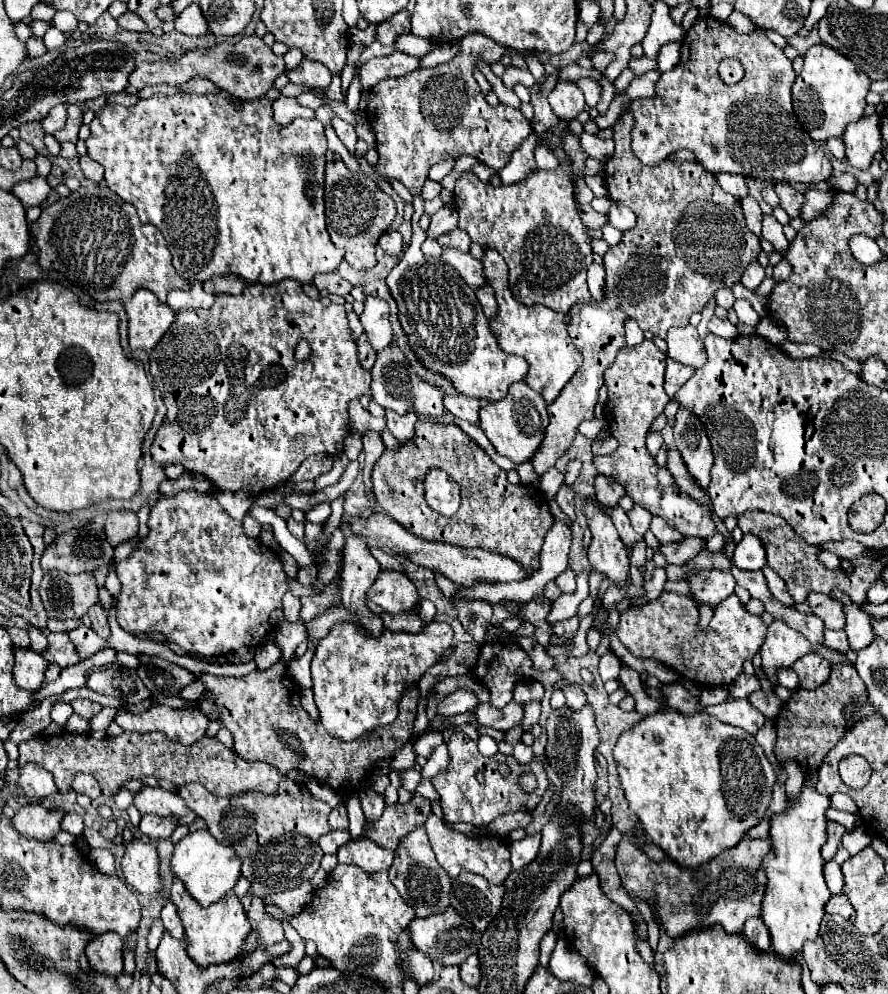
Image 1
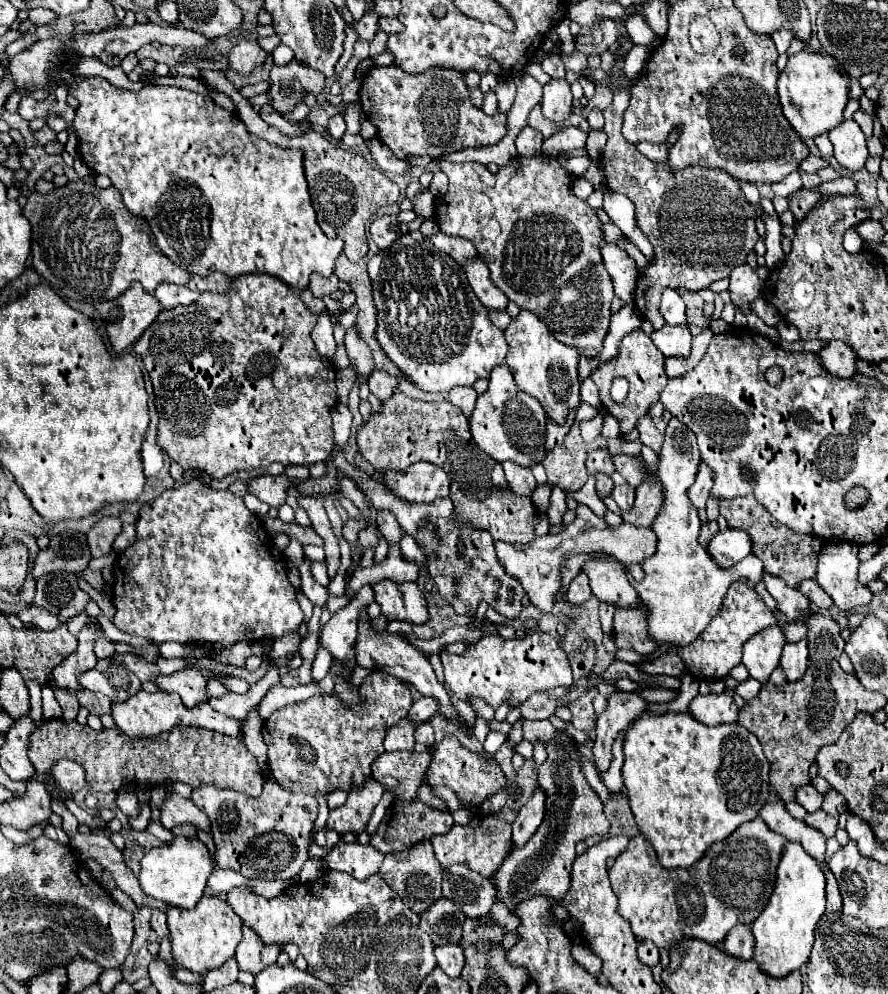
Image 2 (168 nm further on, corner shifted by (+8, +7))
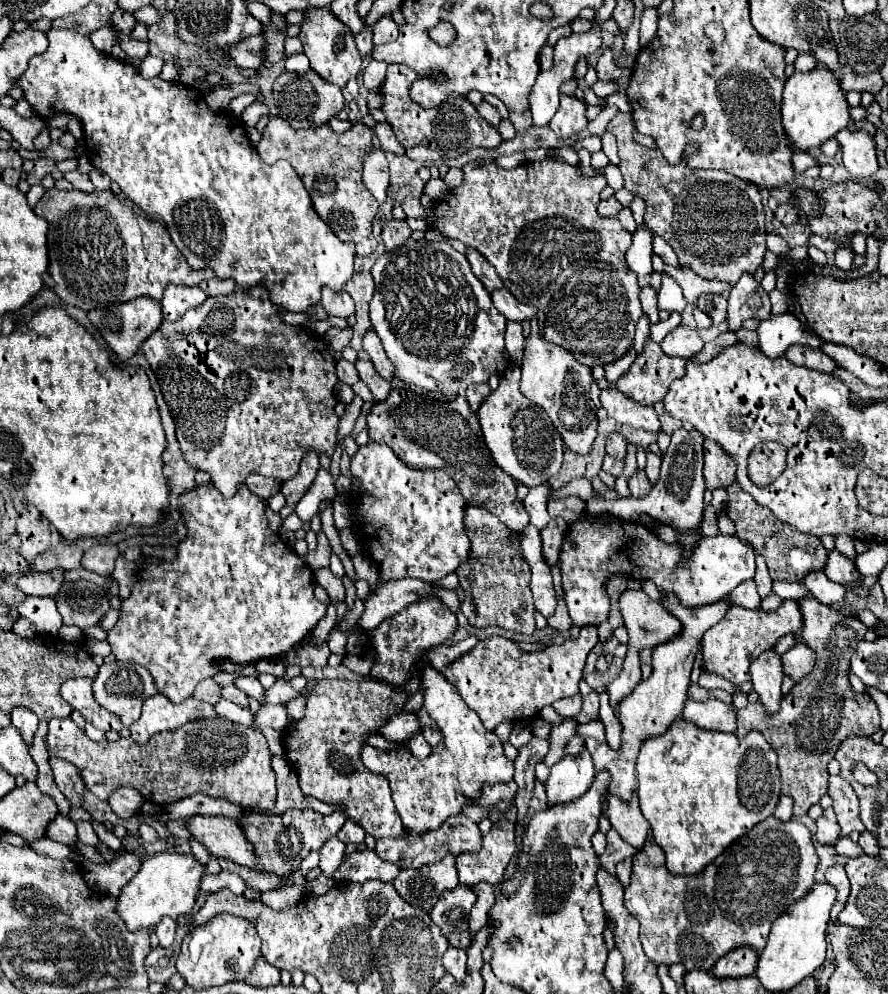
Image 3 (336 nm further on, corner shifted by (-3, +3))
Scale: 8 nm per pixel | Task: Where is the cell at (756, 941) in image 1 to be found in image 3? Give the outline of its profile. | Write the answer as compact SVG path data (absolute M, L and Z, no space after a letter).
M741 946L739 950L733 950L731 954L725 954L723 958L719 958L711 974L715 974L715 978L751 976L755 972L755 962L757 962L757 952L747 946Z

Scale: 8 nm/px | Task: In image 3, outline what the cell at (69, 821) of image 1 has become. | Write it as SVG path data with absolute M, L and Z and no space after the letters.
M57 814L57 816L47 824L45 836L51 838L51 840L55 840L55 842L67 844L67 846L73 846L73 844L77 842L75 824L71 822L69 816L63 816L63 814Z

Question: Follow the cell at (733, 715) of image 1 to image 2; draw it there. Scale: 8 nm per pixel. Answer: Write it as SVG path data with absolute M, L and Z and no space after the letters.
M698 694L688 708L690 714L694 714L694 718L698 718L698 722L708 724L708 726L716 726L722 722L736 722L738 720L738 708L734 704L734 700L728 694Z

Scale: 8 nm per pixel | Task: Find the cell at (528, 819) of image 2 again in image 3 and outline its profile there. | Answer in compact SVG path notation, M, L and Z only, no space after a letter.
M583 748L577 758L565 756L561 758L549 774L545 782L549 806L561 802L573 802L575 798L583 796L595 780L595 768L589 756L589 750Z

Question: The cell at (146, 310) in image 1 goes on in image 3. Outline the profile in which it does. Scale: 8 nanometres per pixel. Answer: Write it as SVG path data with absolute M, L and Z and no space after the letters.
M135 298L111 310L89 310L87 318L99 330L99 334L103 336L103 340L109 344L109 348L115 352L119 360L129 360L137 352L137 348L143 344L143 340L151 332L155 332L159 324L163 322L161 304L155 302L153 298Z

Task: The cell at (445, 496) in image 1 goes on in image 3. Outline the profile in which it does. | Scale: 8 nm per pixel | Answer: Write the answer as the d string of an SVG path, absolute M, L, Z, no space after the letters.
M369 440L365 446L351 456L351 476L359 480L363 494L355 498L355 520L353 530L365 544L367 554L377 562L379 582L395 580L395 578L421 578L427 582L437 582L447 574L455 572L459 564L469 560L471 542L467 538L467 530L463 526L463 516L467 510L467 502L461 496L455 480L445 474L445 470L415 470L405 466L389 446L377 444Z

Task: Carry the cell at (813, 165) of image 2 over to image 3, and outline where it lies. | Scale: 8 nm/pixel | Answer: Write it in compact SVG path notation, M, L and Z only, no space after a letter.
M793 152L791 156L791 166L795 172L805 172L809 166L815 166L817 162L807 154L807 152Z

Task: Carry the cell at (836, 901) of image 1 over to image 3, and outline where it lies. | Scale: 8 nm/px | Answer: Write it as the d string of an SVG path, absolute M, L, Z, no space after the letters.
M831 866L825 872L825 880L827 880L827 884L835 886L835 890L837 890L837 900L835 900L833 910L831 910L831 920L835 920L837 914L845 908L845 902L849 898L849 878L847 878L843 866Z

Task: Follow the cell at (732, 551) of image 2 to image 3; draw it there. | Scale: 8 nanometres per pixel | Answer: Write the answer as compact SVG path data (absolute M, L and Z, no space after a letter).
M581 514L567 530L559 552L565 604L573 624L599 626L609 618L607 582L613 576L651 580L659 592L671 592L683 606L705 606L725 600L741 582L755 574L755 550L737 536L703 536L685 560L677 542L663 542L639 520L623 520L613 514Z

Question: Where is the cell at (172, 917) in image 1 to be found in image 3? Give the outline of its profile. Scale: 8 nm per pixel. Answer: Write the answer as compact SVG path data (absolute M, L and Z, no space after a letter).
M163 918L157 926L155 926L155 934L159 938L159 946L169 948L175 940L175 930L177 930L177 922L171 918Z

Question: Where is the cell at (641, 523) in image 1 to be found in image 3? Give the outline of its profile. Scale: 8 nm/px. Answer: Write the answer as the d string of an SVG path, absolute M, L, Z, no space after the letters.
M637 470L633 476L629 476L629 490L633 498L643 498L651 490L651 482L645 470Z

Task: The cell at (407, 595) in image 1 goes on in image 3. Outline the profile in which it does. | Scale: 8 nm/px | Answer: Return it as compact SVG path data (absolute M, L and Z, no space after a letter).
M423 598L423 602L415 602L415 606L407 606L399 614L383 620L377 628L367 630L369 648L375 654L373 666L369 674L381 682L387 682L393 688L403 688L403 684L411 678L411 668L417 664L425 650L447 642L453 638L457 630L457 618L443 606L443 602L435 598Z

